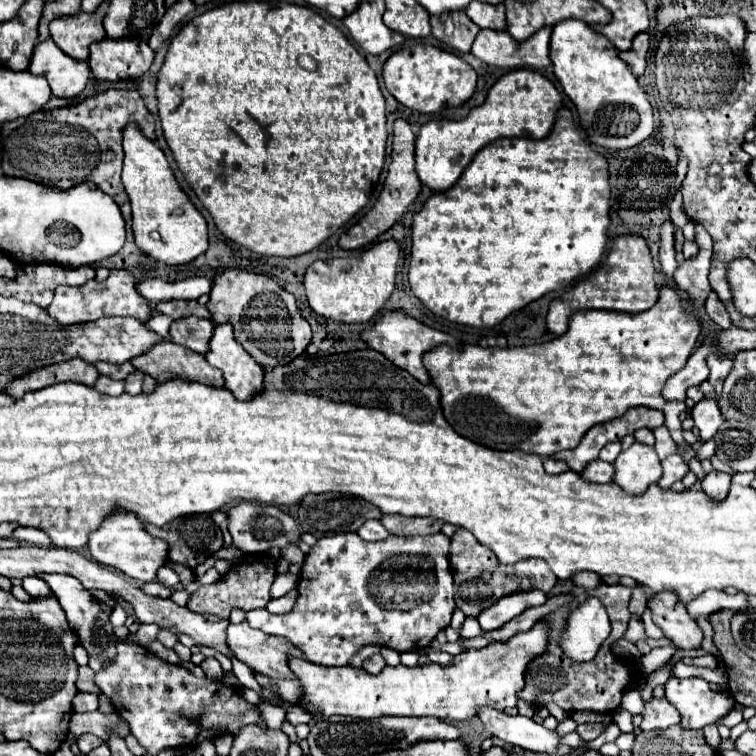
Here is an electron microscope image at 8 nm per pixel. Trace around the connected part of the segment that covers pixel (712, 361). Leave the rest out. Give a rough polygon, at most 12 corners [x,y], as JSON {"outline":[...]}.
{"outline":[[707,357],[709,383],[719,395],[725,377],[733,369],[729,357]]}

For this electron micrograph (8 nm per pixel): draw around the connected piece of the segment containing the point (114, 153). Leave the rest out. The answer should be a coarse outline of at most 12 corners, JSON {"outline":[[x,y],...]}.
{"outline":[[137,91],[1,127],[3,175],[127,201],[121,129],[157,137]]}

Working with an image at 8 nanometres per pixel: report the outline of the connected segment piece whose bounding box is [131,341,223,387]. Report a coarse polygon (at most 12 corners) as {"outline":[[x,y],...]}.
{"outline":[[171,341],[155,343],[131,365],[157,381],[181,377],[219,385],[219,369]]}

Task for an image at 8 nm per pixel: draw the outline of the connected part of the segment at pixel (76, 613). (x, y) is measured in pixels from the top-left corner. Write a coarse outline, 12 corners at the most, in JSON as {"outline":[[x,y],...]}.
{"outline":[[71,575],[41,577],[99,673],[115,659],[113,625]]}

